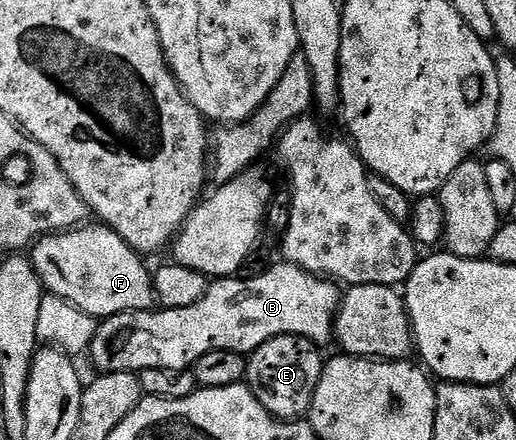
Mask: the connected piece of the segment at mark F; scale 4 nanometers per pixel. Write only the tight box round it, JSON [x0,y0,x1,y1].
[31,223,154,319]

